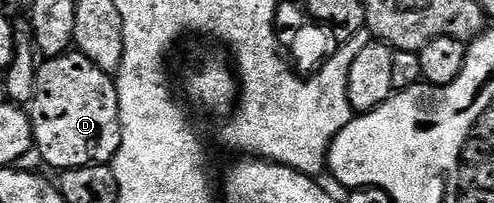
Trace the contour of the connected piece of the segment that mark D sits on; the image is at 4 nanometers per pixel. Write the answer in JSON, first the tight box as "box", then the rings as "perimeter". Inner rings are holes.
{"box":[27,51,121,171],"perimeter":[[[78,51],[64,53],[61,57],[51,57],[42,60],[37,66],[37,90],[33,96],[27,112],[33,124],[33,143],[36,152],[41,152],[41,157],[54,171],[70,169],[71,167],[87,167],[88,165],[107,165],[116,158],[121,142],[121,120],[119,119],[119,99],[117,98],[117,82],[108,73],[104,73],[91,61]]]}

